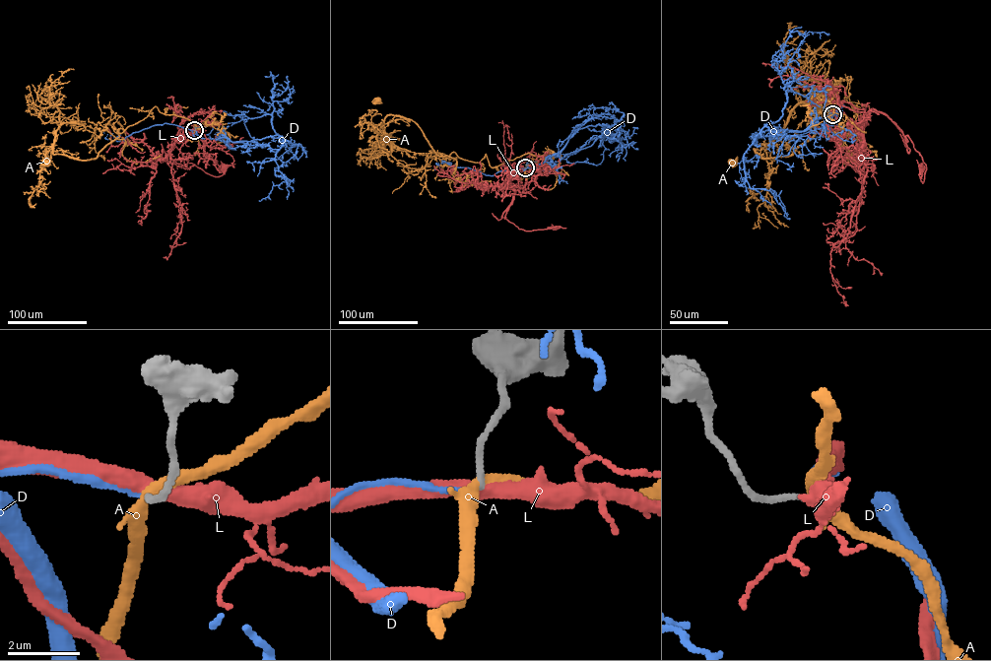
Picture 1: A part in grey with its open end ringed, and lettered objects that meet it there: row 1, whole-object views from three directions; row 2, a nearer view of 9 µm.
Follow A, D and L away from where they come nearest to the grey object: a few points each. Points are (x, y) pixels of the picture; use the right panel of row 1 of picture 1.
A: (832, 114), (811, 111), (832, 89), (812, 79), (814, 135), (732, 163)
D: (832, 114), (832, 125), (803, 131), (774, 130), (767, 122), (782, 114), (787, 90), (824, 92), (828, 138)
L: (832, 114), (841, 111), (851, 123), (872, 110), (885, 114), (921, 155), (923, 182), (920, 167)

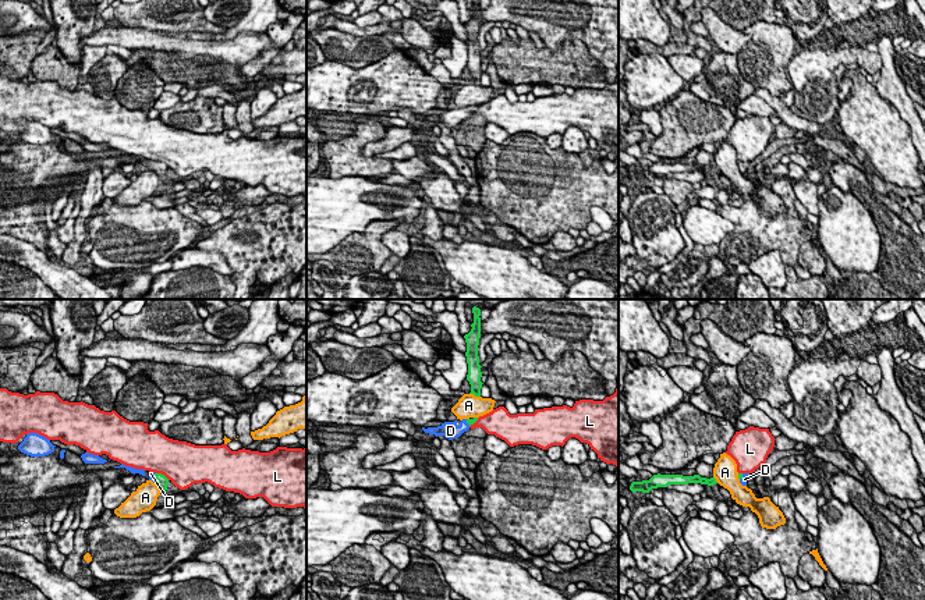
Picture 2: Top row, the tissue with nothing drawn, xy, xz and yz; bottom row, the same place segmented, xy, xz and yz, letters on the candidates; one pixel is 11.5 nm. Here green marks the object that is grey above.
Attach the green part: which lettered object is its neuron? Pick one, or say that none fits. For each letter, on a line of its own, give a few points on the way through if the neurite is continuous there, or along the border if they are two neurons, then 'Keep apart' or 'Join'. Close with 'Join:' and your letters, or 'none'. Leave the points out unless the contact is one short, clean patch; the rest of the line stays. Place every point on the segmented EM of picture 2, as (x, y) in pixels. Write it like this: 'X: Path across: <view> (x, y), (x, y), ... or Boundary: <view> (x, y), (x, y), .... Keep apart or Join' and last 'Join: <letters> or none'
A: Boundary: xz (470, 393), (479, 397). Keep apart
D: Path across: xy (162, 483), (155, 478), (151, 474). Join
L: Boundary: xy (155, 472), (160, 472), (169, 479). Keep apart
Join: D

